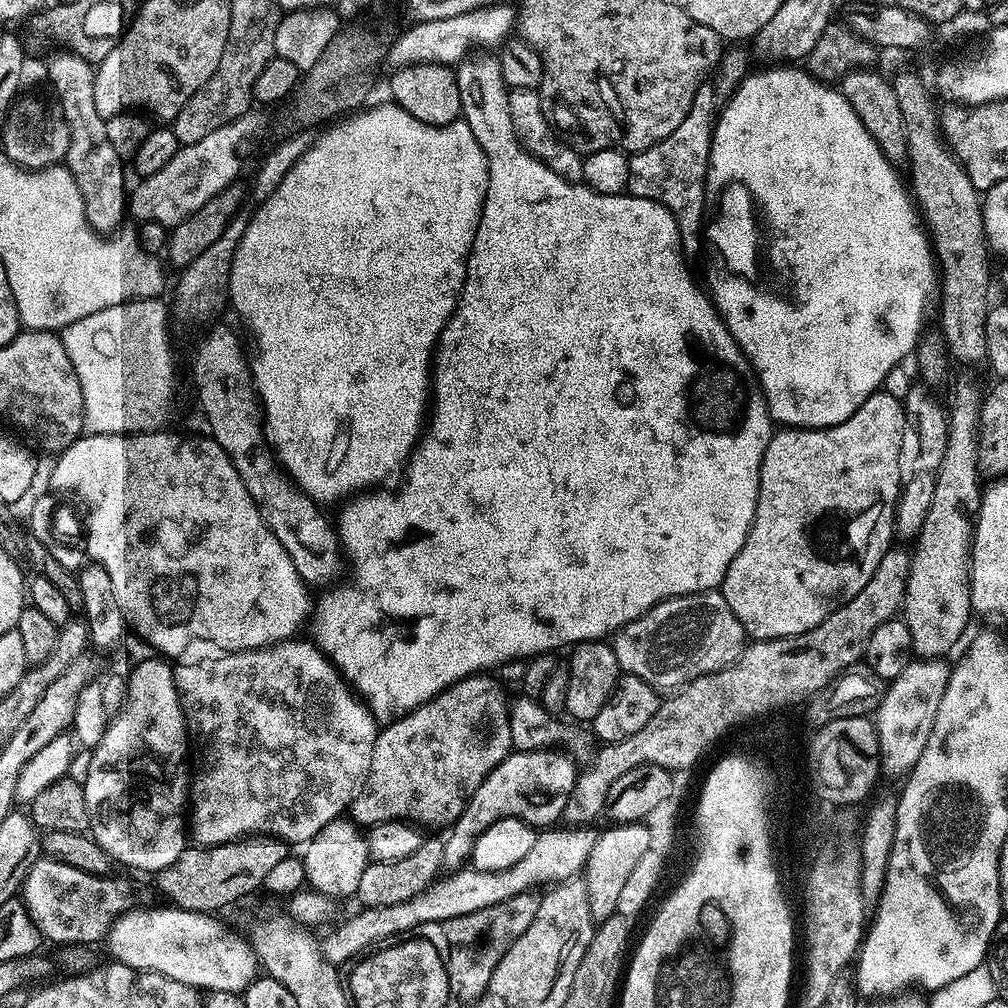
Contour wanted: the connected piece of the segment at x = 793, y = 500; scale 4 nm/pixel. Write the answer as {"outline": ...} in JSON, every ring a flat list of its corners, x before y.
{"outline":[[883,390,875,392,846,422,835,424,832,428,790,428,781,427,773,431,770,442,766,446,766,454,762,454,762,466,760,467,760,485,758,486,758,502,756,503,756,513,752,519,752,525,748,531,746,542,742,550,730,562,726,570,724,580,720,583,719,591,726,598,726,606,734,610,734,618,744,627,745,633,753,641,757,640,777,640,787,636,797,636,812,632,814,626,818,626,822,621,835,610,841,608,866,582,870,582,870,574,878,570,878,562,890,550,888,544,894,540,894,525,896,522,896,501,900,498,900,447,906,444,906,421,904,418,904,405,898,398,894,398,889,392]]}

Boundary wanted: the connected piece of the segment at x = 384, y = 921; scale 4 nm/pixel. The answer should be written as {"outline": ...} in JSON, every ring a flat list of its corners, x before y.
{"outline":[[552,826,547,830,541,831,536,837,530,854,526,854,526,858,522,858,522,862,514,862,514,866,510,866,506,870,483,872,477,868,465,866,453,871,446,880,442,881,443,879,441,879,439,882,434,882,425,892,410,898,406,902,398,902,394,906,382,906,381,908,361,907,359,909,360,912,354,913,345,924,338,925,328,937,323,937,324,957,331,964,339,966,345,964,348,960,353,960,357,954,365,952,365,950,371,948,373,944,378,943,380,940,407,932,408,929,419,924,438,922,446,918,462,918,462,914,474,914,474,910,486,910,486,906,498,906,498,902,506,902,506,898,514,898,523,892,539,889,539,884,555,886,562,880,571,880,579,877,584,871,584,863,590,858,590,850,594,846,597,833,595,831,591,832,593,829,588,826,560,827]]}

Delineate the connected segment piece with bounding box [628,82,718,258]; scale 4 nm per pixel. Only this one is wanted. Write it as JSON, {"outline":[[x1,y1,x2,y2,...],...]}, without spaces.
{"outline":[[705,82,694,94,694,102,682,118,682,126,670,134,670,138,662,138,654,146,650,146,641,152,633,152,629,155,628,165,630,166,630,178,628,179,628,192,638,198,646,198,666,206,672,211,674,222,678,226,680,235,680,245,684,247,684,256,691,258,696,251,701,251,702,237,706,232,706,212,704,216,704,200,706,201,706,181,708,178,708,159,712,149,712,129,716,126,718,115,718,97,715,87,711,83]]}

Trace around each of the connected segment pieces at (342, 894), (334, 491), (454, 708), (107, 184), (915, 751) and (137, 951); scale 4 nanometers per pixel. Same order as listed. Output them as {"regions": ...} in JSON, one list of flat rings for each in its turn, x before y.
{"regions":[[[344,818,331,820,326,827,318,830,315,838,303,845,302,859,307,887,323,896,331,896,336,902,346,899,347,896,355,897,362,870,366,870,370,863,365,835,355,823]],[[387,103,365,107,341,119,344,120,341,124,333,123,333,128,325,136,317,135,313,139,306,154,294,162,276,191,262,201,256,213,251,213,246,234,242,234,242,242,236,247,226,289,237,314,245,316,253,330,260,332,260,357,253,359,250,367,262,405,267,443,296,487,317,502,359,491,360,486,376,484,407,465,426,420,430,365,434,360,436,341,448,325,448,319,455,314,464,289,468,256,472,253,488,189,488,159,482,146,478,146,478,138,474,138,474,130,470,130,465,120,457,118,452,124,435,128,414,118,414,114,399,104]],[[488,674,467,676,451,684,445,692,438,693,433,700,407,712,401,720,393,720,377,731,368,777,350,805,351,819,357,825,371,826,398,820,421,829,444,830,455,824,474,790,478,790,484,779,513,751,508,717,510,696,504,693,505,685,499,679,491,680,490,677]],[[64,50,58,55,61,56,54,57,48,64,48,80,56,87,55,103,70,130,70,146,63,163,70,170,74,182,78,182,78,194,82,194,84,213,92,231,97,234,112,234,123,222,124,212,126,216,126,164,121,160,118,150,114,150,110,138,106,138,106,117,98,114,98,106,94,106,95,67,74,52]],[[944,658,913,659,883,689,880,704,874,713,874,723,880,743,880,767,885,777,907,777,918,758,922,758,922,750,926,750,930,730,934,730,938,702,942,702,942,694,946,694,948,680,952,676,952,668,948,662]],[[141,906,133,908,129,912,125,912,119,919,112,924,111,930,106,937,106,945,113,956,111,956,117,963,130,966,136,971,147,971,162,974,164,977,173,978,174,981,182,982,184,985,189,985,194,989,204,992,222,992,222,993,243,993,245,989,252,984,252,981,257,979,260,967,259,960,256,959,256,953,253,951,251,943,240,933,236,934,230,930,219,917,207,912,186,911,184,908,175,906,164,906,168,908,140,908]]]}

